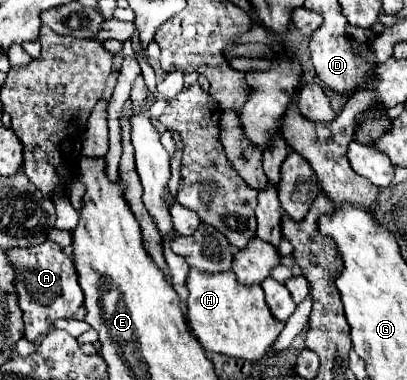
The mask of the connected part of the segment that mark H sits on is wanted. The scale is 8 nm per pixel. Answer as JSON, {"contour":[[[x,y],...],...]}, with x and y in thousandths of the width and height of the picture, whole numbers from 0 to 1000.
{"contour":[[[469,708],[459,761],[459,845],[504,924],[602,950],[636,950],[700,861],[700,850],[686,850],[661,818],[641,750],[592,750],[582,729],[572,729],[572,713],[514,724]]]}

